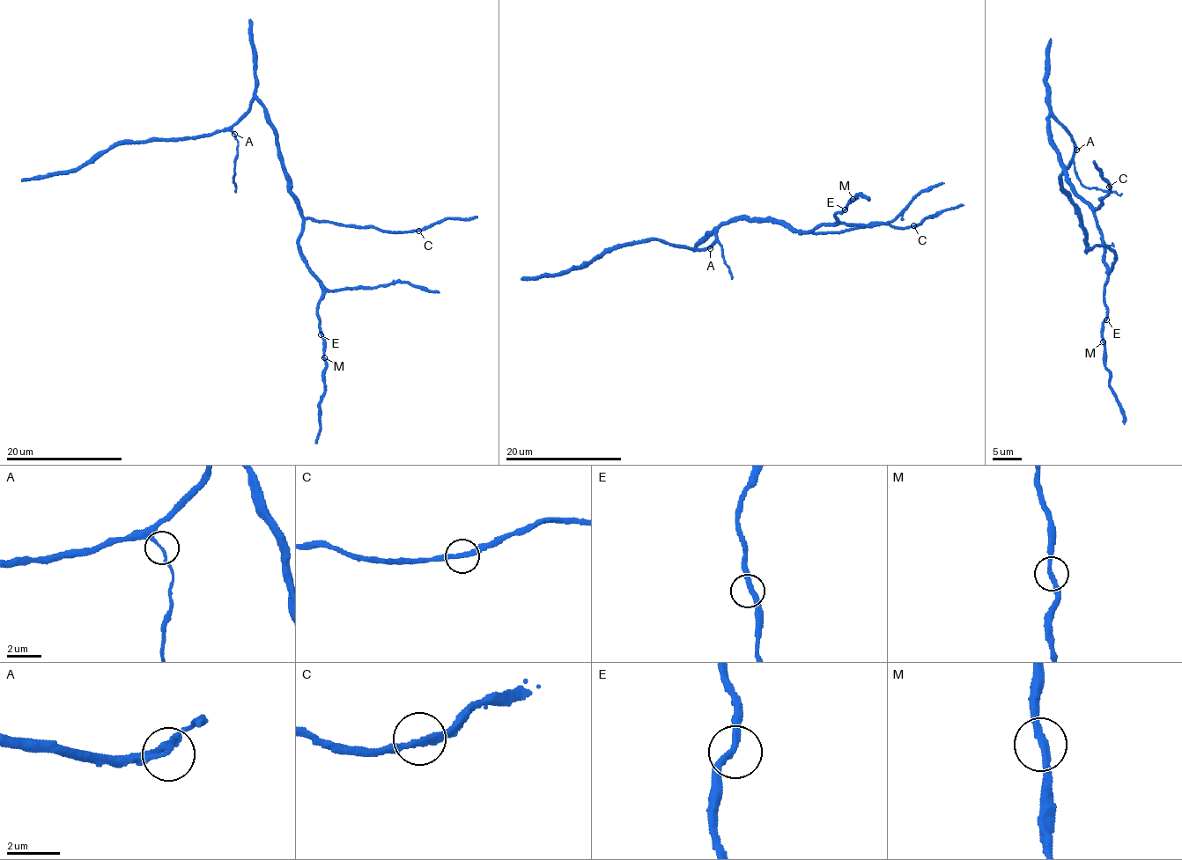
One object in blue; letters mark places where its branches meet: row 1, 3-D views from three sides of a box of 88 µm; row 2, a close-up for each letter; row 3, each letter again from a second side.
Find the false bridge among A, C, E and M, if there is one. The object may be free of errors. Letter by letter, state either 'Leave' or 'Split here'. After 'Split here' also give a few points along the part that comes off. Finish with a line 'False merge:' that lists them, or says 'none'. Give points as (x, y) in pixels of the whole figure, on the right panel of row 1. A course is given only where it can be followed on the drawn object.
A: Leave
C: Leave
E: Leave
M: Leave
False merge: none

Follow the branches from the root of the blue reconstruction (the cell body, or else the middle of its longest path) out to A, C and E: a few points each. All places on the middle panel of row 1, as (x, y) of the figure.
A: (753, 219), (742, 218), (721, 225), (716, 235), (717, 239), (706, 248), (711, 248)
C: (753, 219), (776, 219), (799, 231), (837, 233), (863, 228), (871, 224), (908, 227), (913, 225)
E: (753, 219), (774, 220), (794, 231), (801, 230), (801, 233), (835, 223), (838, 219), (835, 215), (845, 209)

